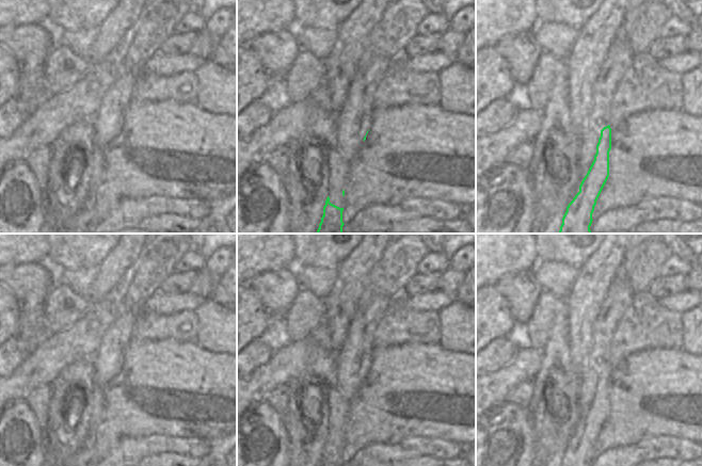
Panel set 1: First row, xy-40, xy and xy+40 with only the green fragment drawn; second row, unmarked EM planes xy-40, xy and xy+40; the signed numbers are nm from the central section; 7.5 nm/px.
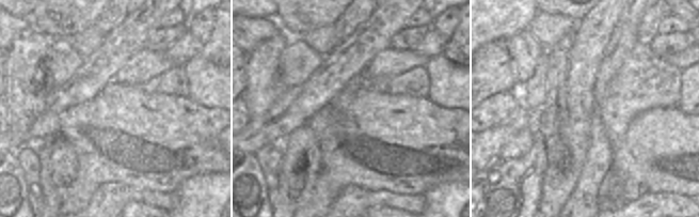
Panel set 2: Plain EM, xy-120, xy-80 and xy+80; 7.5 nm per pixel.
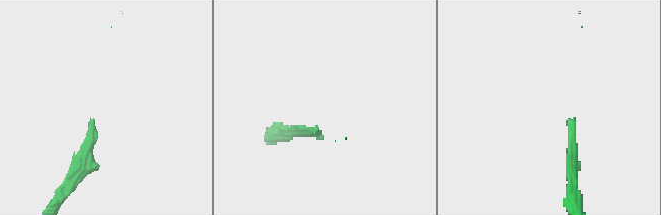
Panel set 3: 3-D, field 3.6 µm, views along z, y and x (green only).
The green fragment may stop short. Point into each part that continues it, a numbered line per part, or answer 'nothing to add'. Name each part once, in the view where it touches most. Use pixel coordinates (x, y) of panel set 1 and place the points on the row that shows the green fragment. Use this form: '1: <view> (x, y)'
1: xy+40 (619, 59)

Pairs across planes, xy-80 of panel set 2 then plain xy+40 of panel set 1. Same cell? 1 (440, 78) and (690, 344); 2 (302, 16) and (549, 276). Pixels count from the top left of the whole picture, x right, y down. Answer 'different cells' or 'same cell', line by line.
1: same cell
2: different cells

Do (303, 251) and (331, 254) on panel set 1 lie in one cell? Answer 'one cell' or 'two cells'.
one cell

